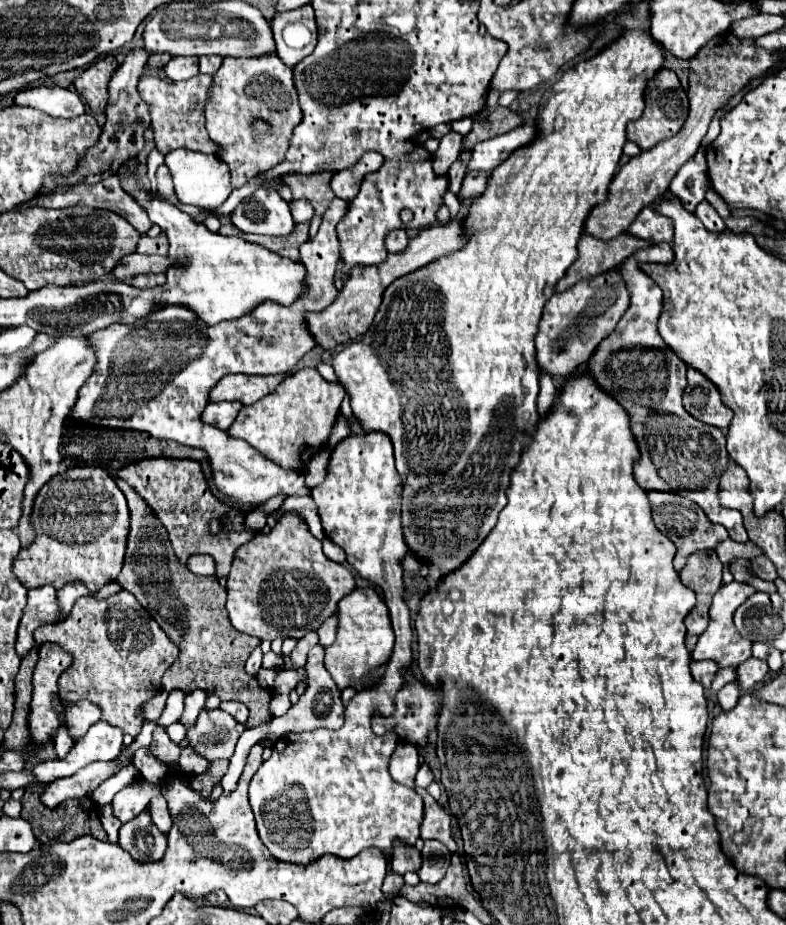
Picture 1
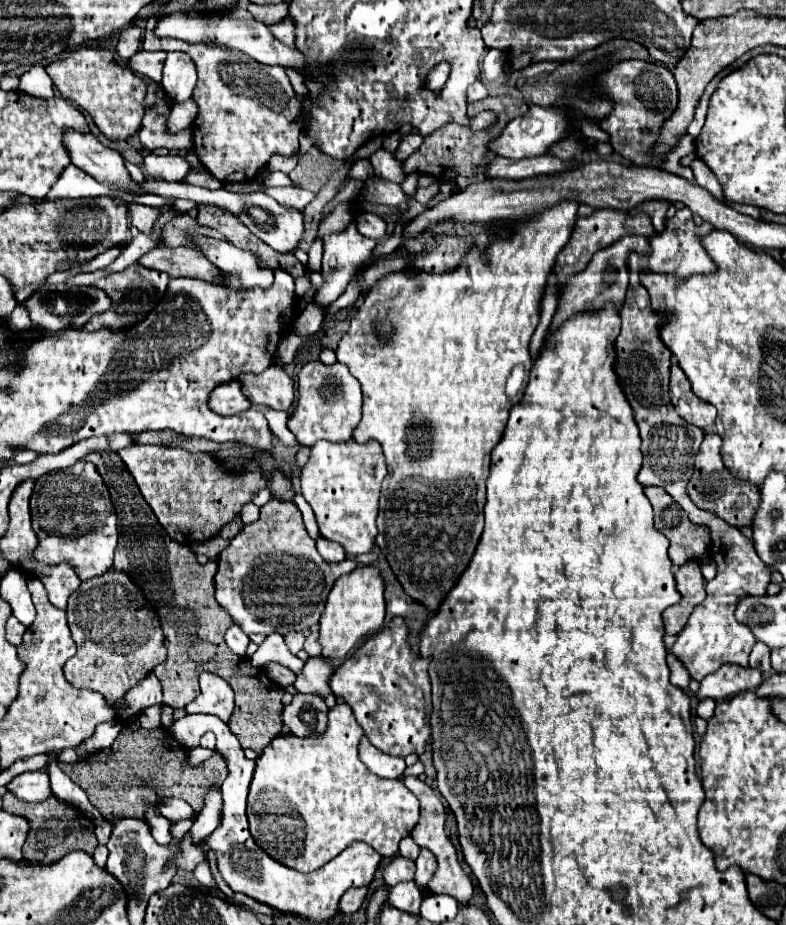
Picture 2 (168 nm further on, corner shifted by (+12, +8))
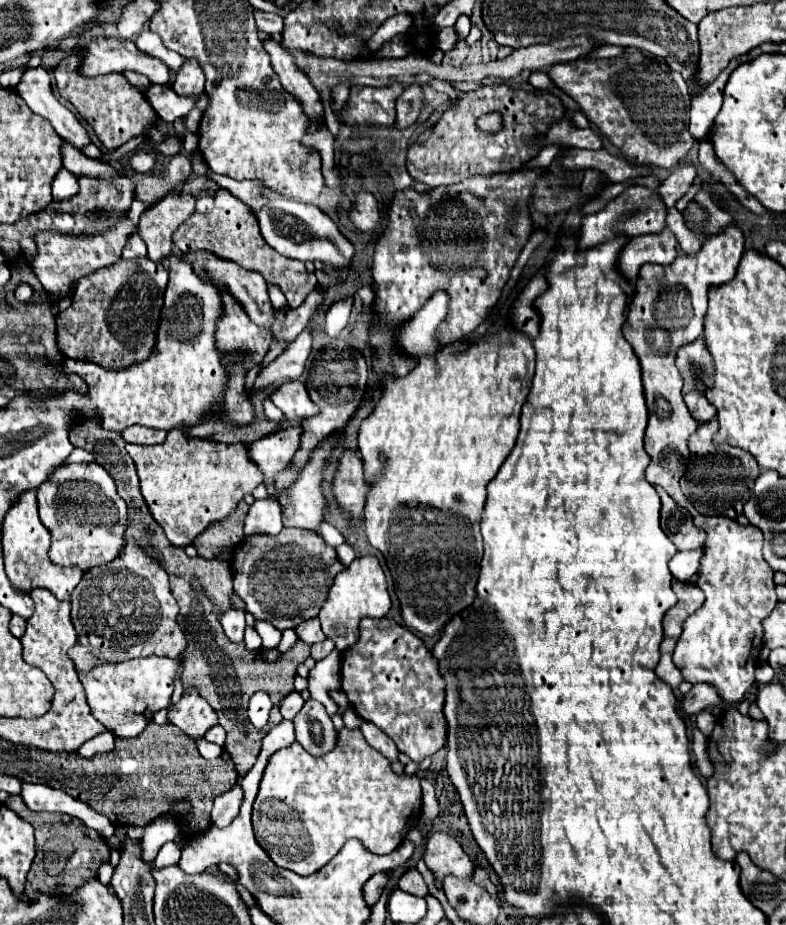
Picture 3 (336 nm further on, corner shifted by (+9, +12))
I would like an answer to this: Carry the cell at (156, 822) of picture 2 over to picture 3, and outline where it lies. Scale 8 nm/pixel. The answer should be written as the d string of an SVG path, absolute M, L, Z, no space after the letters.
M167 842L167 844L163 844L163 848L159 850L159 854L157 854L157 858L155 858L153 864L155 864L155 868L165 868L165 866L177 864L179 858L181 858L181 848L179 848L179 844Z

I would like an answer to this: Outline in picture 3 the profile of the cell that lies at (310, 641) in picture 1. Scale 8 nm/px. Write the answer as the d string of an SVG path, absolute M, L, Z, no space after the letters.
M309 618L309 620L301 622L301 626L297 626L295 634L307 644L315 644L315 642L325 640L325 634L321 632L321 626L319 626L319 618Z

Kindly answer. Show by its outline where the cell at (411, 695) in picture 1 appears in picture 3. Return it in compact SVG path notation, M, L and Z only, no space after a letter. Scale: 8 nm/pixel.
M363 618L359 624L359 640L341 652L341 690L347 694L351 708L367 722L381 728L413 762L423 762L445 746L447 720L443 714L445 680L439 674L437 658L425 648L423 640L391 618Z

